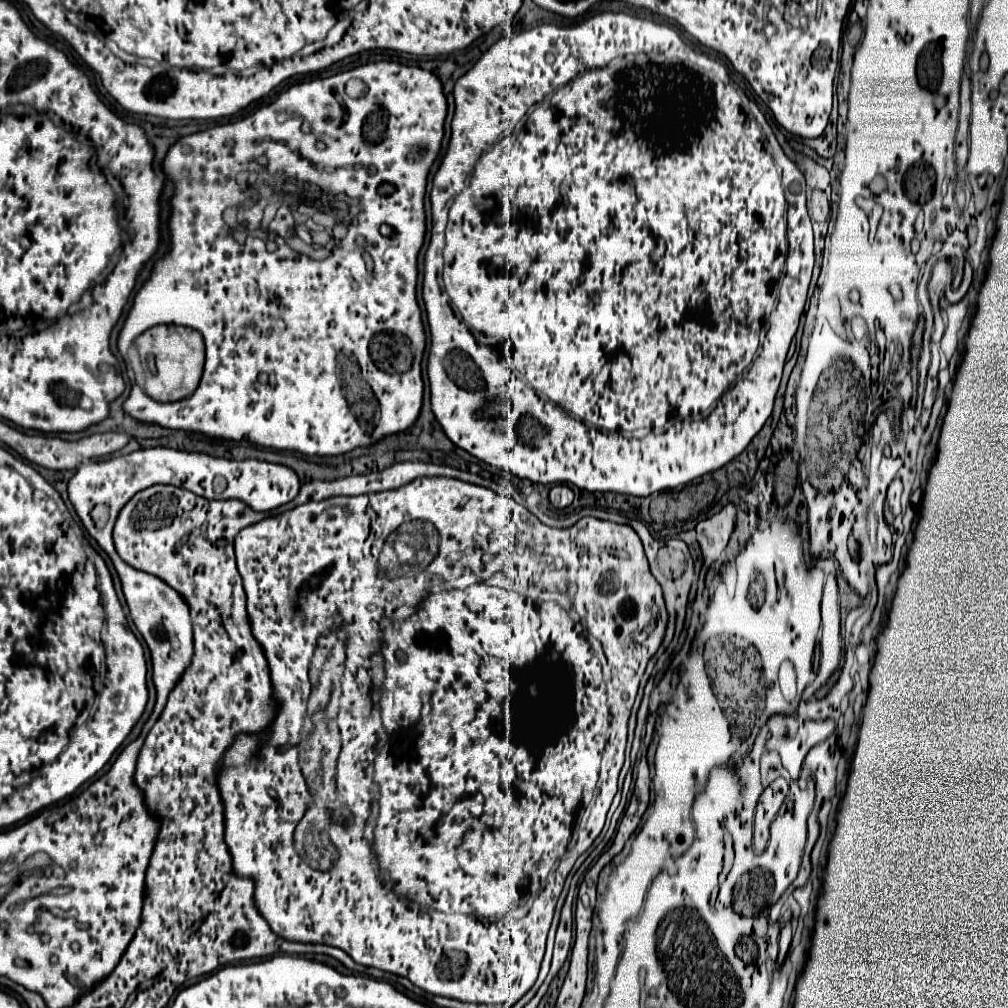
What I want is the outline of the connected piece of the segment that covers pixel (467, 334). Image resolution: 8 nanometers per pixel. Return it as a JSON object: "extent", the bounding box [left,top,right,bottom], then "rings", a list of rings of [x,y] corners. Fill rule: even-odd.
{"extent":[422,12,815,497],"rings":[[[624,12],[598,13],[590,19],[583,20],[576,25],[568,25],[568,27],[538,25],[538,27],[515,32],[510,36],[502,36],[498,43],[494,43],[478,59],[478,63],[466,75],[462,75],[456,81],[456,85],[454,85],[456,113],[452,119],[452,139],[450,139],[448,151],[442,159],[442,165],[434,175],[432,193],[430,193],[432,237],[430,237],[430,245],[428,245],[426,259],[424,259],[424,289],[422,289],[424,305],[428,311],[430,335],[432,335],[430,357],[428,357],[432,411],[436,415],[438,423],[442,425],[444,433],[448,435],[448,439],[456,447],[468,451],[470,455],[478,457],[480,461],[488,463],[494,469],[510,472],[520,479],[530,479],[534,483],[542,483],[542,485],[546,485],[546,483],[572,483],[572,485],[586,489],[586,491],[602,491],[602,493],[614,491],[614,493],[624,493],[624,495],[648,497],[654,491],[674,489],[678,485],[686,485],[692,479],[702,477],[704,473],[710,473],[710,471],[724,467],[728,461],[732,461],[736,455],[740,455],[748,447],[752,437],[762,429],[762,425],[766,423],[766,419],[772,413],[772,405],[774,405],[774,397],[776,397],[776,391],[780,385],[786,353],[788,353],[790,341],[798,329],[800,315],[804,311],[806,293],[808,293],[808,285],[810,285],[810,277],[812,277],[815,265],[814,235],[812,235],[812,221],[810,221],[810,215],[806,211],[804,175],[798,171],[798,167],[790,159],[786,159],[782,147],[757,103],[748,99],[741,88],[736,89],[736,83],[730,82],[731,78],[727,67],[721,61],[688,47],[673,26],[663,25],[663,23],[658,23],[653,19],[640,18]],[[450,299],[460,309],[464,321],[456,317]],[[496,399],[510,399],[512,401],[512,413],[508,417],[502,417],[502,427],[498,427],[498,419],[484,419],[480,415],[482,409]]]}

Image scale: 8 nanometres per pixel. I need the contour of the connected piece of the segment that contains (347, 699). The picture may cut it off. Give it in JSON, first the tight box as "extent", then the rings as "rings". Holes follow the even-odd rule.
{"extent":[216,477,668,1005],"rings":[[[422,477],[422,479],[416,479],[416,483],[412,483],[404,489],[398,489],[398,491],[372,493],[372,495],[368,493],[368,495],[360,495],[360,497],[330,497],[330,499],[324,499],[320,503],[312,501],[308,505],[300,505],[300,507],[286,511],[282,515],[276,515],[272,519],[264,519],[256,525],[250,525],[236,535],[236,541],[234,541],[236,563],[238,563],[238,571],[240,571],[242,581],[244,581],[244,591],[248,595],[248,617],[250,617],[250,625],[252,625],[252,635],[260,643],[260,647],[266,655],[268,667],[270,667],[270,679],[272,679],[272,689],[274,689],[272,697],[276,703],[276,713],[274,713],[274,719],[270,721],[270,725],[264,731],[260,731],[258,735],[248,735],[248,733],[236,735],[236,739],[226,749],[222,761],[216,769],[216,783],[218,783],[218,791],[222,797],[222,805],[224,805],[224,841],[228,845],[230,855],[232,855],[234,873],[238,877],[248,877],[254,881],[256,909],[260,911],[260,915],[266,919],[266,923],[270,925],[270,929],[278,937],[282,937],[286,941],[296,941],[296,943],[322,943],[322,945],[338,947],[342,951],[346,951],[360,965],[390,971],[394,975],[410,979],[416,987],[420,987],[432,995],[458,999],[464,1003],[514,1005],[536,983],[538,973],[540,973],[540,963],[544,957],[544,949],[546,949],[548,929],[552,925],[552,917],[554,917],[554,909],[556,909],[556,901],[560,897],[562,887],[564,887],[565,880],[576,859],[600,835],[608,807],[611,806],[618,791],[618,777],[625,760],[628,719],[630,719],[634,699],[638,695],[640,679],[644,675],[650,658],[662,645],[664,635],[666,635],[666,627],[668,627],[668,611],[666,611],[664,591],[660,585],[656,585],[658,581],[650,573],[650,565],[648,565],[642,541],[630,525],[620,525],[620,523],[612,523],[612,521],[584,517],[576,525],[562,529],[562,543],[552,539],[552,531],[554,531],[552,527],[546,527],[544,523],[540,523],[536,515],[532,515],[526,507],[518,505],[512,497],[504,497],[504,495],[498,495],[498,493],[486,489],[486,487],[464,483],[458,479]],[[412,519],[424,519],[424,521],[430,521],[436,525],[440,537],[438,555],[422,571],[410,571],[410,573],[396,576],[392,580],[381,581],[377,561],[381,547],[388,537],[388,531],[396,531],[402,523],[412,521]],[[340,623],[346,632],[346,671],[344,671],[341,682],[340,703],[342,705],[339,707],[336,718],[340,733],[342,733],[342,751],[340,751],[336,767],[336,787],[338,801],[342,805],[346,805],[346,809],[352,815],[352,825],[344,827],[341,825],[341,821],[335,819],[330,822],[328,834],[338,849],[338,859],[336,859],[332,869],[318,871],[318,869],[308,867],[304,861],[300,861],[300,855],[296,853],[294,839],[292,839],[296,823],[302,819],[302,815],[308,811],[308,807],[312,803],[311,800],[314,799],[308,791],[308,785],[306,785],[304,775],[302,775],[300,765],[298,765],[298,743],[300,743],[300,729],[302,729],[302,721],[304,721],[306,705],[308,705],[308,697],[310,697],[310,679],[308,679],[310,659],[316,651],[318,637],[322,637],[324,633],[328,633],[334,629],[336,624]],[[369,664],[382,665],[384,671],[384,681],[382,681],[382,687],[378,691],[376,703],[372,701],[372,670],[368,667]],[[372,705],[380,711],[380,721],[390,731],[390,741],[378,751],[378,755],[374,759],[374,768],[371,764],[373,757],[370,756],[364,762],[376,743],[376,731],[378,731],[378,727],[368,725],[364,721],[372,712]],[[373,774],[374,783],[378,785],[380,811],[378,811],[376,827],[374,827],[374,843],[368,845],[364,841],[362,829],[364,829],[367,812],[373,802]],[[594,795],[596,795],[596,801],[592,801],[592,805],[588,805],[588,809],[584,809],[584,805]],[[486,815],[492,815],[490,817],[492,827],[488,827],[488,823],[484,821]],[[380,871],[382,873],[388,871],[394,893],[384,891],[384,885],[378,879]],[[400,897],[404,897],[416,905],[426,905],[428,909],[424,909],[424,907],[406,909],[404,899],[400,899]],[[526,897],[534,899],[530,905],[530,911],[522,919],[508,917],[508,913],[512,909],[516,909]]]}

